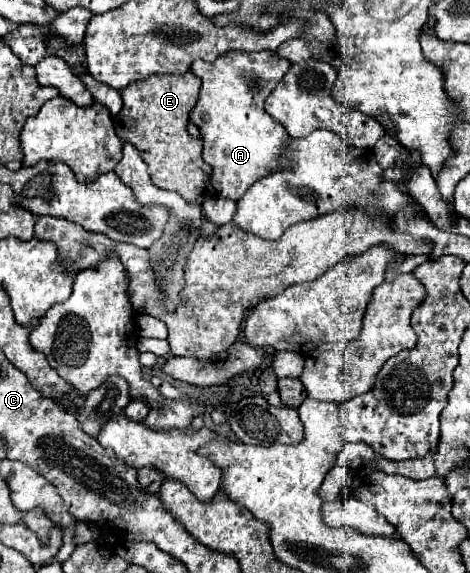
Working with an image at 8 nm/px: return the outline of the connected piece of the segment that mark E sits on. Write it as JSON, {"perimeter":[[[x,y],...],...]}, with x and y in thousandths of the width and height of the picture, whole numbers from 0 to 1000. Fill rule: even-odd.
{"perimeter":[[[409,127],[319,131],[302,141],[285,141],[255,159],[264,187],[243,204],[243,222],[260,246],[281,250],[298,264],[332,326],[379,333],[400,354],[430,358],[460,337],[447,319],[451,291],[430,277],[430,243],[409,239],[396,225],[400,201],[421,176],[421,162],[426,141]]]}

